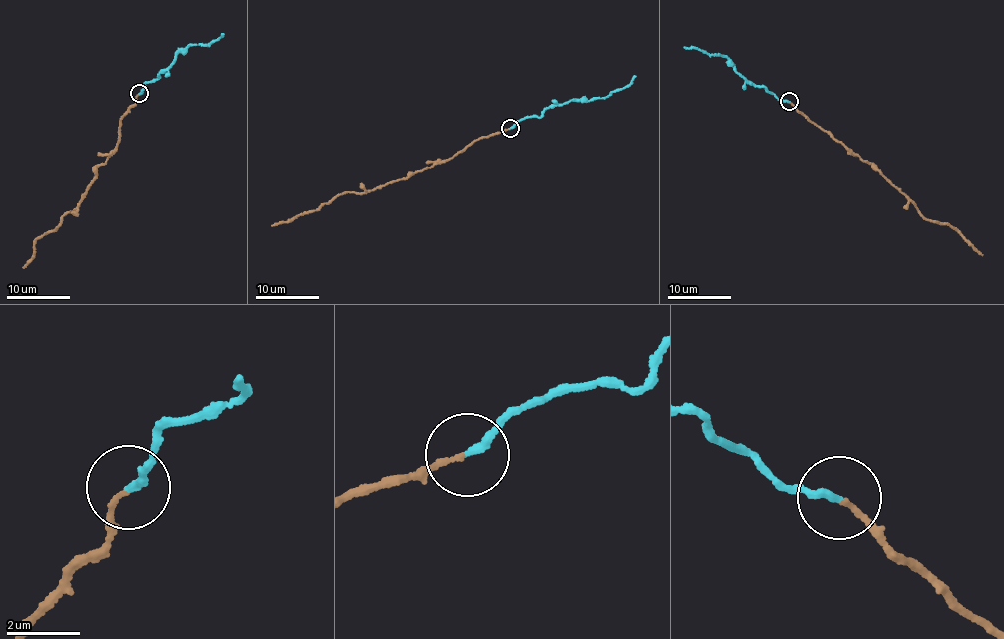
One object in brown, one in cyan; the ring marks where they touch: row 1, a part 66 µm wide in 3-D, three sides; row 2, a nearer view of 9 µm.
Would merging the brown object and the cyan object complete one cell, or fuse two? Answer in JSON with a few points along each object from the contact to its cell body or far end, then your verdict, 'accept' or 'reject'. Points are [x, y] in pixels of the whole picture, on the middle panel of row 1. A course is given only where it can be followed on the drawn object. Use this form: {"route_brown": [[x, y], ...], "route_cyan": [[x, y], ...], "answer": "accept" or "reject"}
{"route_brown": [[510, 129], [478, 140], [443, 162], [414, 171], [405, 178], [365, 193], [345, 191], [288, 221], [271, 226]], "route_cyan": [[510, 129], [525, 117], [539, 117], [547, 108], [610, 95], [627, 87], [634, 75]], "answer": "accept"}

